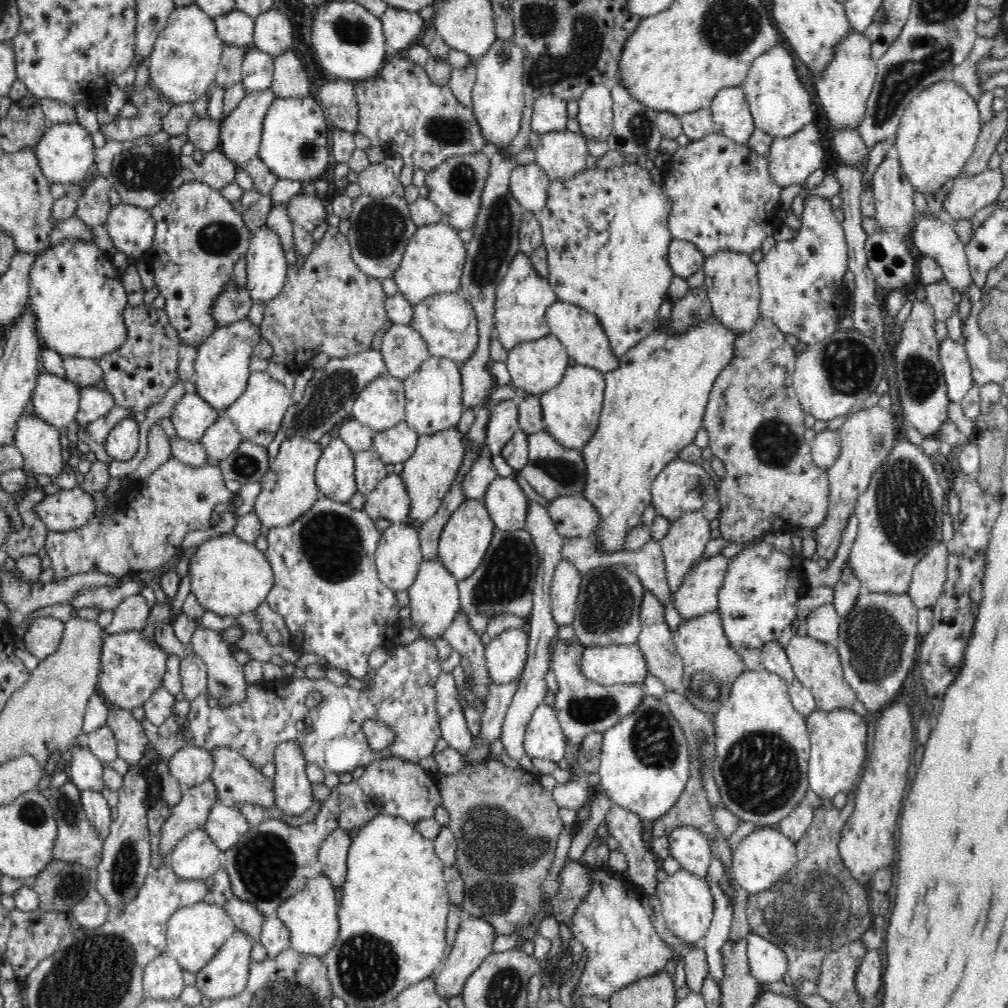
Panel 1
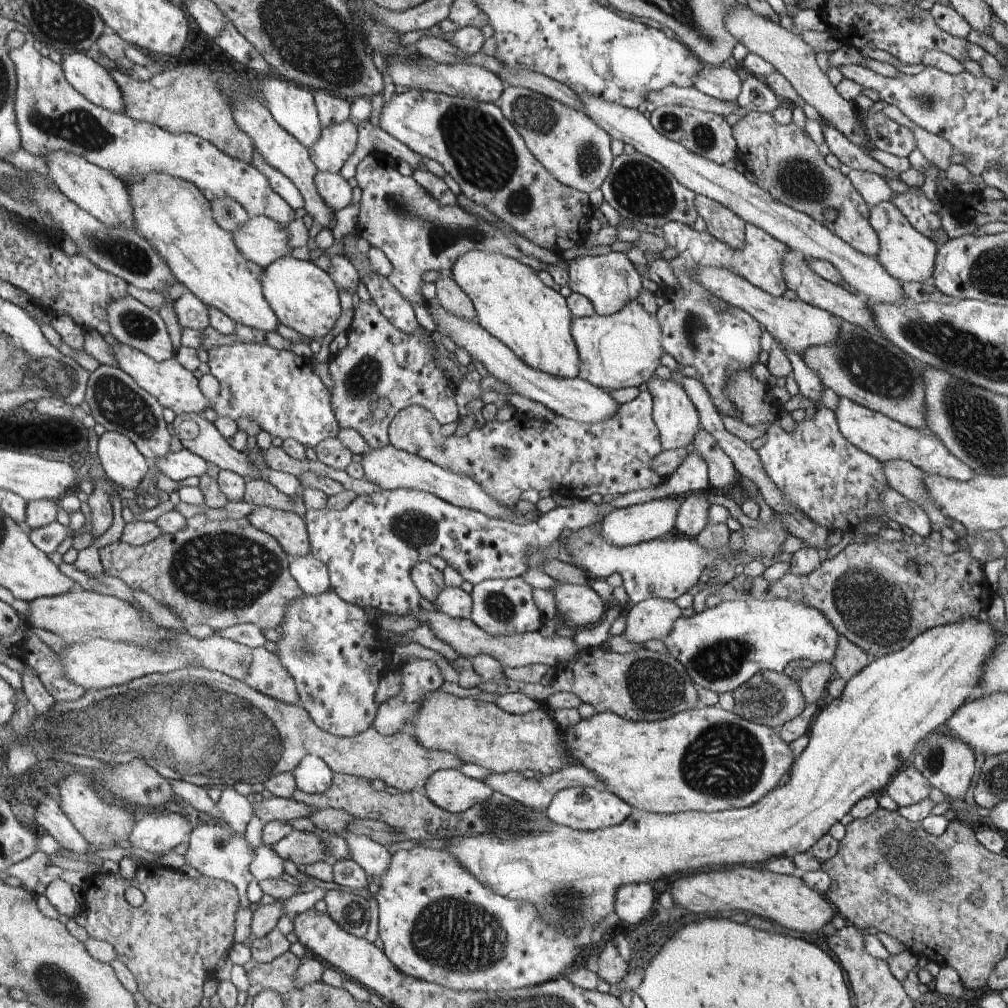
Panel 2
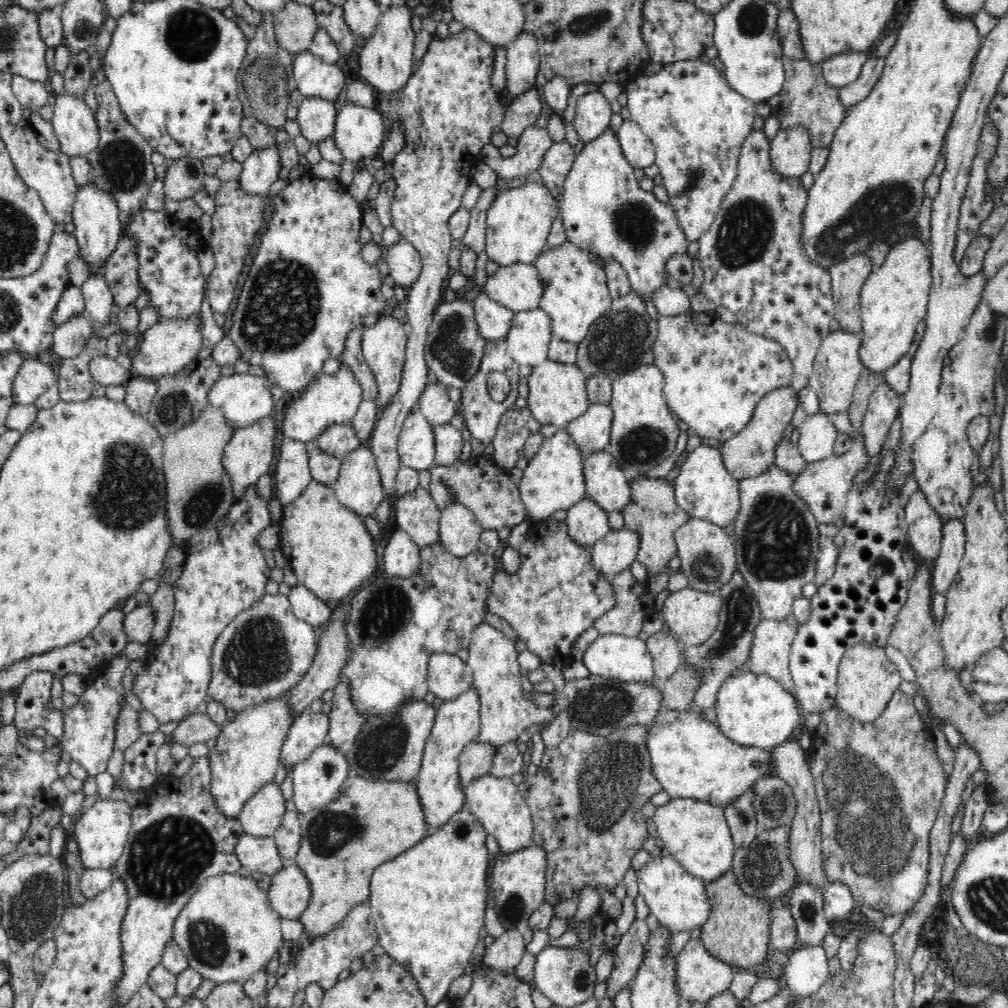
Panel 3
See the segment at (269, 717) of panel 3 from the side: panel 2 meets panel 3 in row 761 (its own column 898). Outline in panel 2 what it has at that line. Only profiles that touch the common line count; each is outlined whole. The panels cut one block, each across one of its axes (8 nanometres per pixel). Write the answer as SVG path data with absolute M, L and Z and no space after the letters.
M891 201L870 208L869 222L879 239L876 258L886 272L902 283L928 283L933 276L937 256L935 242L914 229L906 216Z

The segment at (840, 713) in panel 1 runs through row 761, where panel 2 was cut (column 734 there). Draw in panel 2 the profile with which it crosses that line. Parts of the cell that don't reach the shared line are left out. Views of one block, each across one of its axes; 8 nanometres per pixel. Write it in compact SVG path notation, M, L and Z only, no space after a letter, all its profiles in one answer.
M978 618L964 619L958 623L941 625L926 630L923 634L916 636L908 646L903 650L886 654L878 659L872 659L859 674L856 674L845 685L844 691L840 699L830 702L820 714L818 718L814 718L810 731L810 742L806 749L795 759L793 768L790 772L790 779L784 787L775 789L768 796L763 797L756 805L744 809L729 809L718 813L704 813L701 811L687 811L673 814L659 814L644 811L641 809L633 810L630 817L622 822L621 825L610 827L608 829L599 829L596 831L580 831L572 827L563 825L554 825L547 831L529 831L528 833L519 834L516 837L508 839L499 839L495 835L472 835L470 837L454 837L452 840L446 840L448 848L444 849L457 862L464 866L475 878L482 878L480 882L490 887L494 893L507 897L508 899L527 901L538 912L538 915L554 929L564 930L568 935L578 935L588 924L592 924L595 928L610 913L615 910L615 901L617 900L618 890L625 885L650 883L660 880L660 878L672 878L676 874L688 874L688 872L698 872L702 868L711 869L711 866L730 866L730 864L760 864L775 857L787 857L793 859L796 854L806 853L820 839L829 833L830 828L837 823L841 823L842 818L848 815L852 808L862 798L867 798L872 794L876 794L878 790L882 790L888 782L891 775L895 775L898 771L906 768L910 764L911 758L914 756L916 749L921 742L924 742L939 727L942 727L948 719L954 715L954 712L967 702L967 699L977 695L978 686L983 678L984 666L987 657L993 656L997 647L1001 644L1003 634L996 632L989 622L981 622Z

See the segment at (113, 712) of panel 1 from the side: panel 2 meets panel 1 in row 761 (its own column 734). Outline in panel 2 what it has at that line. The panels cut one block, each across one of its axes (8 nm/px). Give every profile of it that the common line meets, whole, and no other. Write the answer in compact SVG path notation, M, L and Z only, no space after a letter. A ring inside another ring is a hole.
M753 111L734 121L733 134L738 140L739 160L746 170L754 174L757 186L768 191L780 203L822 223L861 254L877 257L879 239L869 222L870 207L847 176L826 164L819 147L809 138L804 128L793 122L782 126L774 120L772 114ZM823 207L837 210L838 218L834 222L822 221Z

